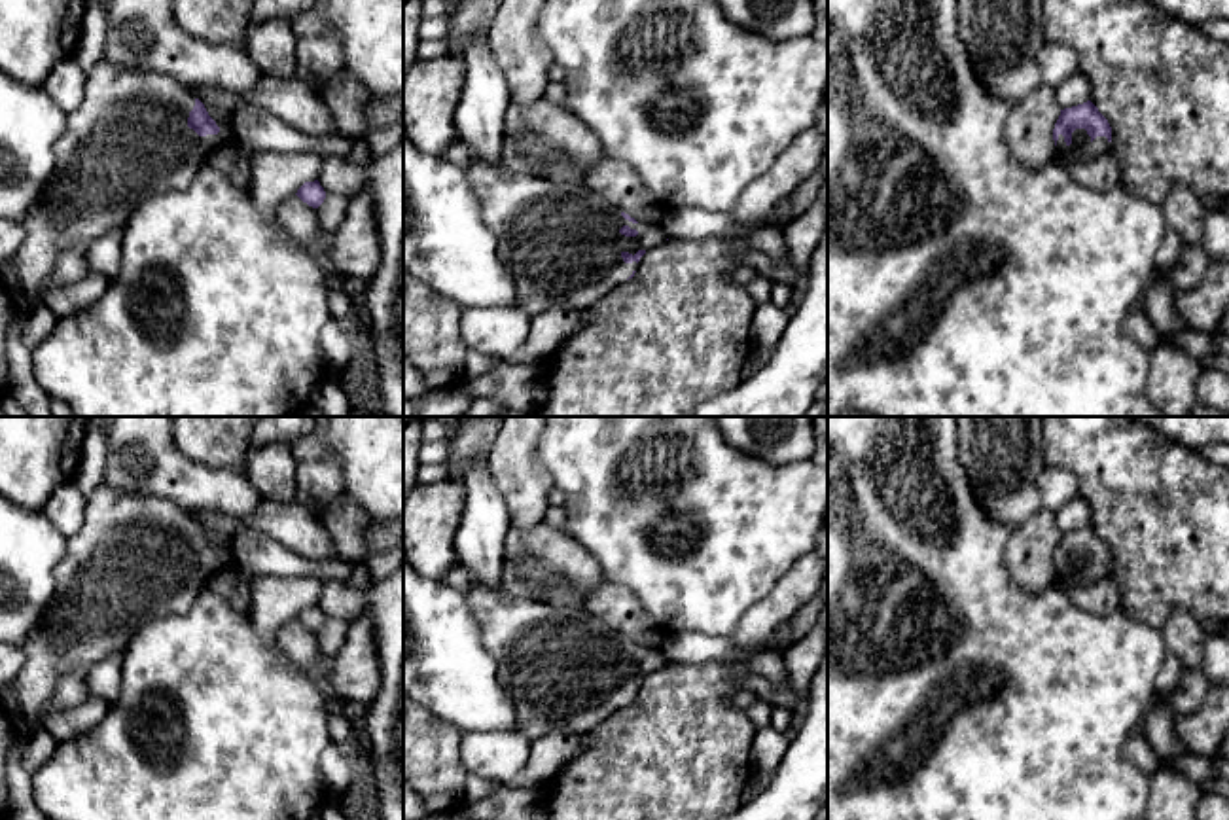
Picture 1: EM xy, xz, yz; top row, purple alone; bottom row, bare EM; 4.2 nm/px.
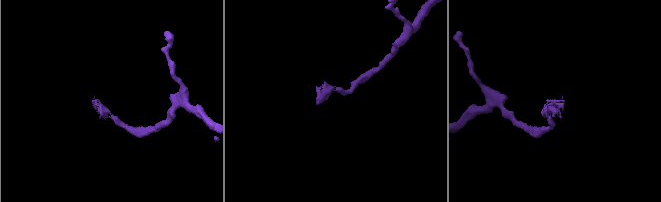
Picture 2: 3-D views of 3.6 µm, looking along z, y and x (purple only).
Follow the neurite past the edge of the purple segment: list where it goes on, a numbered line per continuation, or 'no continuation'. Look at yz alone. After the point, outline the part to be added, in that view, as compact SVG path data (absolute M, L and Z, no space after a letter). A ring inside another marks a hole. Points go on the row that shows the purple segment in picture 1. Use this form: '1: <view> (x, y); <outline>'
1: yz (1082, 148); M1076 129L1072 133L1072 144L1064 142L1064 136L1059 134L1057 150L1070 152L1076 159L1089 159L1100 153L1108 153L1110 142L1106 136L1096 136L1095 140L1087 134L1085 129Z

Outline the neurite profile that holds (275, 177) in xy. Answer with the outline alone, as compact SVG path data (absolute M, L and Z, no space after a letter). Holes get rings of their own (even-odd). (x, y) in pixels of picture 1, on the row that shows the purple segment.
M258 152L250 155L252 197L261 214L273 223L276 206L305 182L320 176L322 157L312 152Z

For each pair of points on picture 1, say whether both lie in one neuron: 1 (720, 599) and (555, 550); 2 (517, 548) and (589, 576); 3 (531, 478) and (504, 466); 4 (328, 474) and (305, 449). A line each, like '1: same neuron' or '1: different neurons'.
1: different neurons
2: same neuron
3: same neuron
4: different neurons

